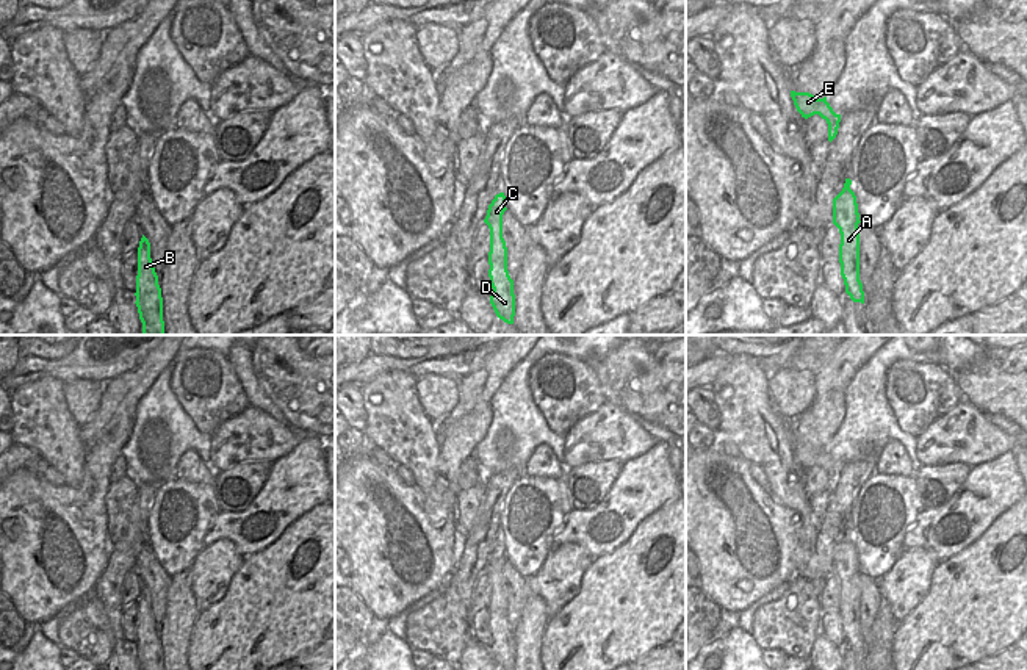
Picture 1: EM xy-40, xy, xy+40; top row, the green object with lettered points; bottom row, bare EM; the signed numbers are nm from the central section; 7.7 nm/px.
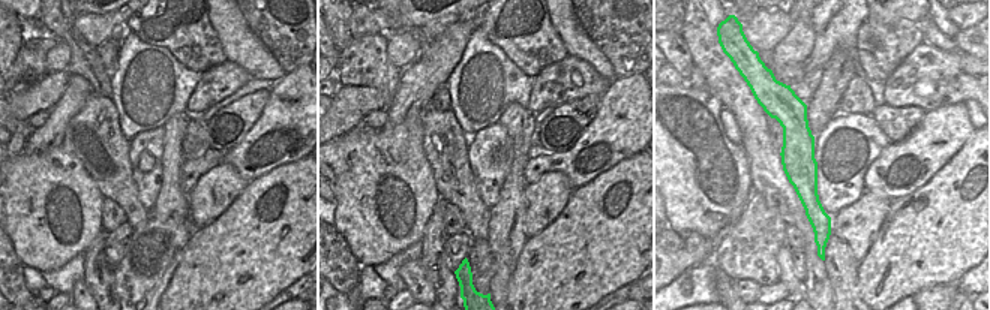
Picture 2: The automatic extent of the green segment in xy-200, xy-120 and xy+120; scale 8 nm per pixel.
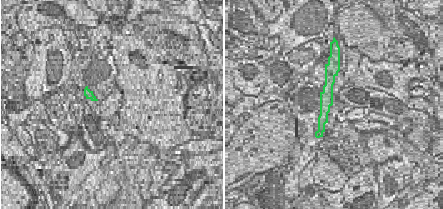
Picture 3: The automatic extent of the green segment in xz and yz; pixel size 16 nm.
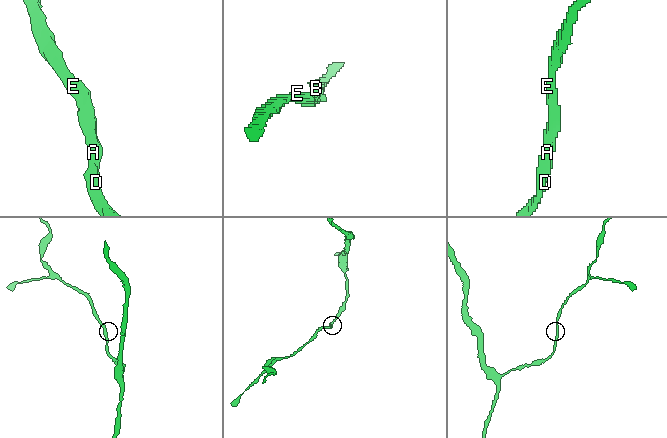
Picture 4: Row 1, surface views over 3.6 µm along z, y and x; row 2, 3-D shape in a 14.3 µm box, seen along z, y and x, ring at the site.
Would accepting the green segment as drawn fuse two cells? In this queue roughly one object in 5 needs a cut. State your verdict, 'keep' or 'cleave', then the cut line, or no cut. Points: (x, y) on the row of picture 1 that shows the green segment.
keep | no cut

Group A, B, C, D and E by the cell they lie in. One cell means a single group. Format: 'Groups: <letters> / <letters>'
Groups: A B C D E

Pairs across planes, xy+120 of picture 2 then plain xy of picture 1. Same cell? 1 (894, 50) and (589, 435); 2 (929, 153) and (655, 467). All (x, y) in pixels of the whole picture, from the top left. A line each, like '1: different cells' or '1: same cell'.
1: different cells
2: same cell

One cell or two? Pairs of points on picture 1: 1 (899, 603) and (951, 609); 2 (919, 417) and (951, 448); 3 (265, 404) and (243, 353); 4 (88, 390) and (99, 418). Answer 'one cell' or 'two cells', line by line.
1: two cells
2: two cells
3: one cell
4: two cells

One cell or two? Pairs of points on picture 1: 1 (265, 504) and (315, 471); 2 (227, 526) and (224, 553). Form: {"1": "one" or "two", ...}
{"1": "one", "2": "two"}

